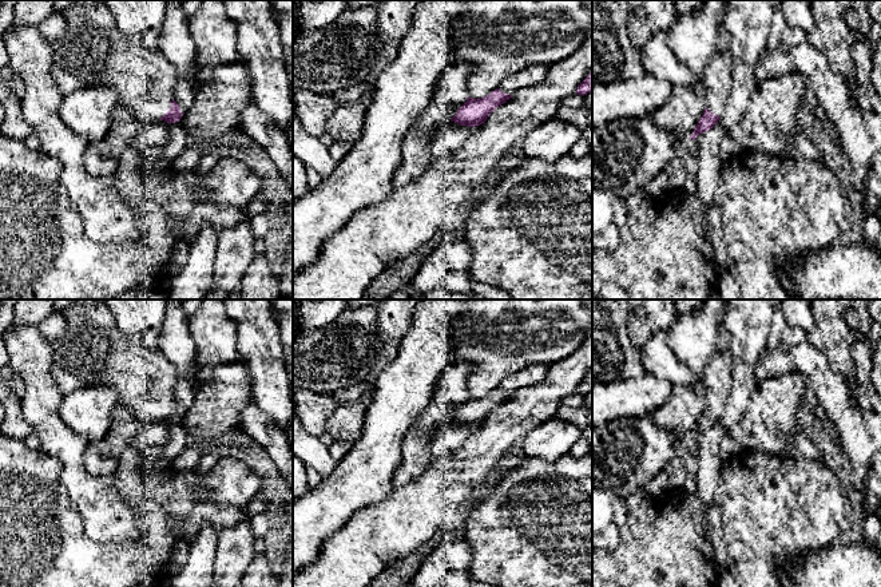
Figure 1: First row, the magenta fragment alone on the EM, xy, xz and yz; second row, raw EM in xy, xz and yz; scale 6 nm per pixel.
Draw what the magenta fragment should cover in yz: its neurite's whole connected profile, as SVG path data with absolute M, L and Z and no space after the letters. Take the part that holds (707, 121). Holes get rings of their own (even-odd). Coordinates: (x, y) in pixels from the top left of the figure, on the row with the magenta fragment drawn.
M715 53L713 56L706 66L703 83L706 87L706 110L695 126L690 140L711 130L725 112L725 104L733 86L733 60L727 53Z

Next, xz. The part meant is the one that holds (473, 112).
M499 88L484 98L473 99L468 96L467 102L457 110L456 115L451 120L447 120L438 132L457 126L480 126L499 106L511 98L512 95L504 94Z

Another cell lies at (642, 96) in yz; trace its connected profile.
M646 72L624 82L592 83L592 128L616 119L651 118L672 91L671 83Z

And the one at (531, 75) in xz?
M528 66L521 71L505 78L499 90L504 94L513 95L524 87L532 87L544 82L548 74L548 66Z

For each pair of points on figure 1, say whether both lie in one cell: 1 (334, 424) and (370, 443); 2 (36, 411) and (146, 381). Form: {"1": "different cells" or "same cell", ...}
{"1": "different cells", "2": "different cells"}

